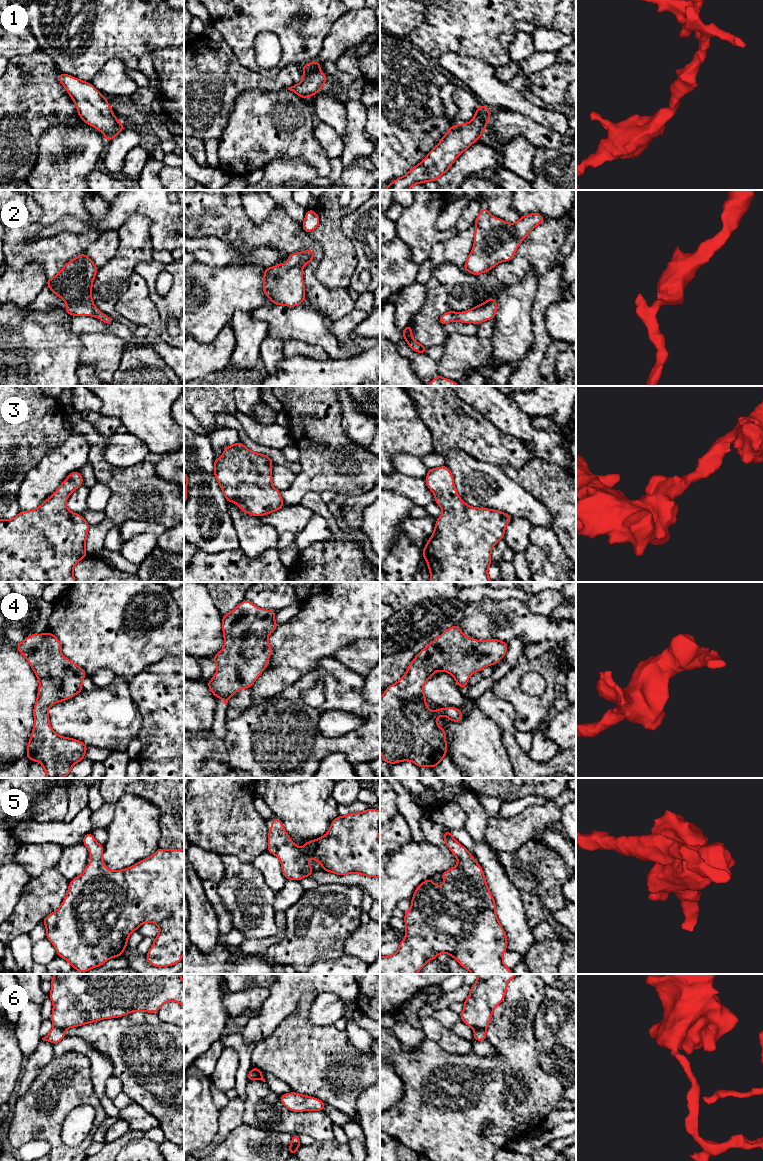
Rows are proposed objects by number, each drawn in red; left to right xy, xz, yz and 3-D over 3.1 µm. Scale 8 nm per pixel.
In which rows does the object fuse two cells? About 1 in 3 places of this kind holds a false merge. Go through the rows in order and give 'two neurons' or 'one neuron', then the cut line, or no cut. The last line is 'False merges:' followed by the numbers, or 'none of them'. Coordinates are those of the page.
1: one neuron | no cut
2: one neuron | no cut
3: one neuron | no cut
4: one neuron | no cut
5: one neuron | no cut
6: two neurons | xz (255, 1068), (256, 1079)
False merges: 6

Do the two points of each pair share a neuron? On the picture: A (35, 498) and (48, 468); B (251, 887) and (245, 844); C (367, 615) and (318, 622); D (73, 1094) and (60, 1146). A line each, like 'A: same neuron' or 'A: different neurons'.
A: same neuron
B: different neurons
C: same neuron
D: same neuron

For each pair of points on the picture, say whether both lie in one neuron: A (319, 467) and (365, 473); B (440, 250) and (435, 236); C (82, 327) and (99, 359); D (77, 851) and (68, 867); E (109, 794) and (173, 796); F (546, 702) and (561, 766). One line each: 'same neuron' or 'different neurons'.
A: same neuron
B: different neurons
C: different neurons
D: same neuron
E: same neuron
F: different neurons

